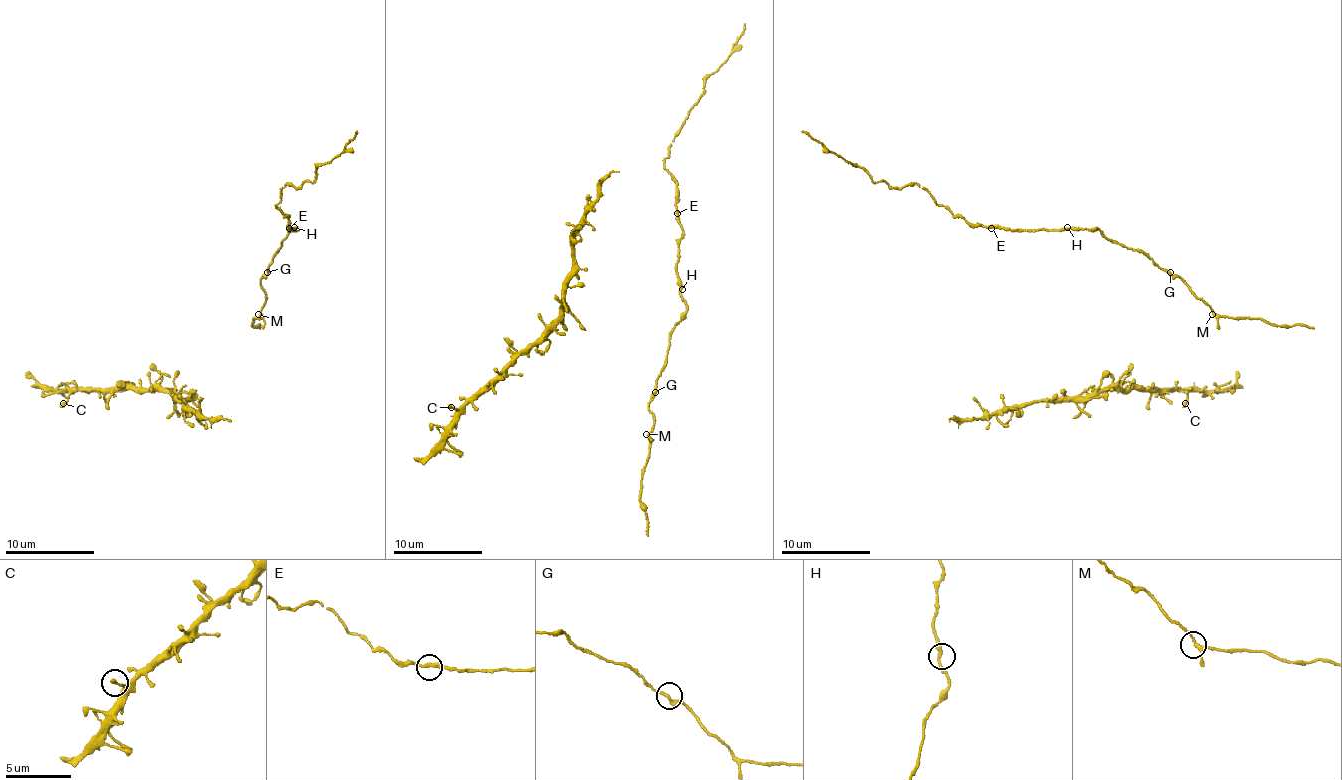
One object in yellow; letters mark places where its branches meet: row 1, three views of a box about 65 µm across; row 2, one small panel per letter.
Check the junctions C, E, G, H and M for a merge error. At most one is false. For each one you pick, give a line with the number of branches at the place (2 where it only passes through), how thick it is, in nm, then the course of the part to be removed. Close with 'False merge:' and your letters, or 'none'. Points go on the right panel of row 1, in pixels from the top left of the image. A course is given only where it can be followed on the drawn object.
False merge: none

